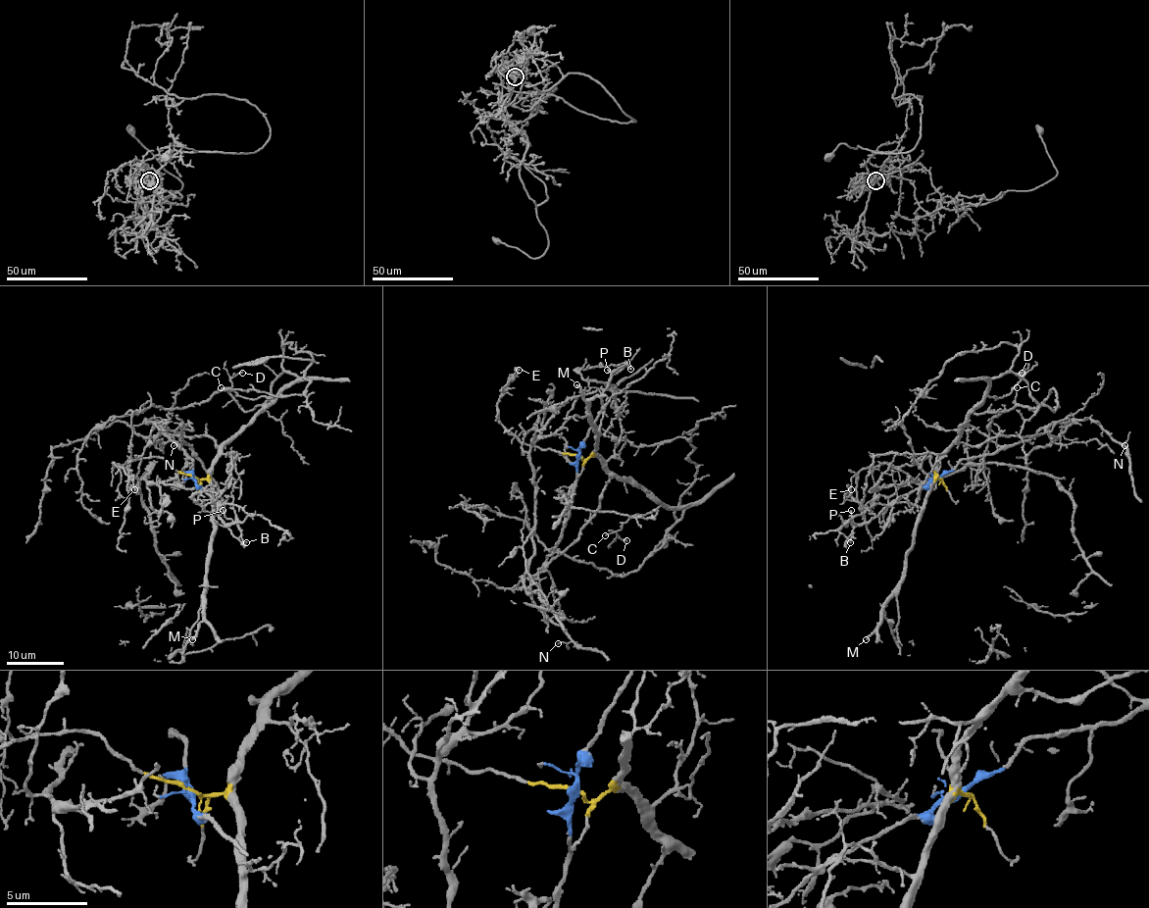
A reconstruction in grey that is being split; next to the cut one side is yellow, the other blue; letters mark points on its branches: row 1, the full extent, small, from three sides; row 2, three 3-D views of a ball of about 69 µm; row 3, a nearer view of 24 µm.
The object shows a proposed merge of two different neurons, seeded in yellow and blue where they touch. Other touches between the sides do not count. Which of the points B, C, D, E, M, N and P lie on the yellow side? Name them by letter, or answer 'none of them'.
C, D, E, M

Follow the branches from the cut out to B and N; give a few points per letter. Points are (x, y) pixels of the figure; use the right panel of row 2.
B: (937, 478), (890, 503), (866, 523), (857, 526), (846, 539), (850, 542)
N: (937, 478), (948, 473), (961, 460), (994, 454), (1025, 441), (1052, 423), (1092, 419), (1124, 446)

